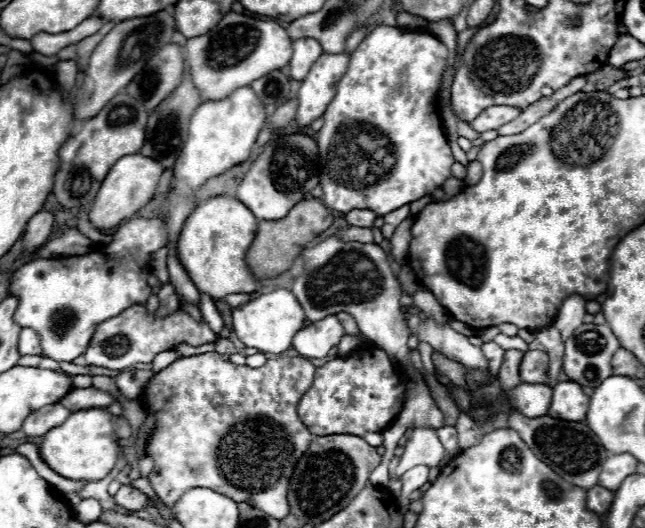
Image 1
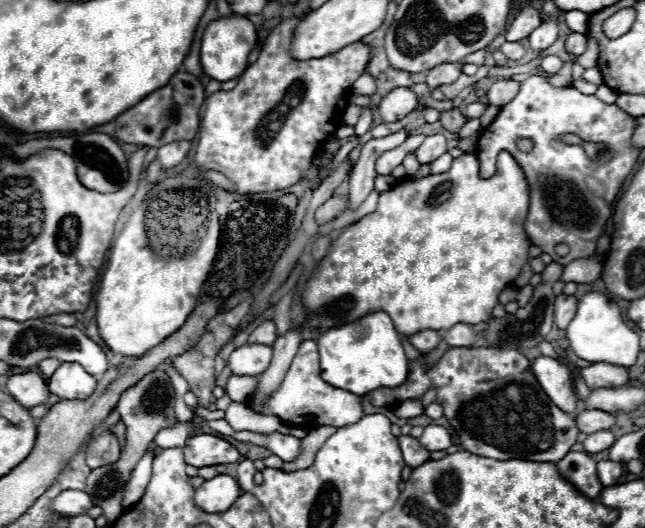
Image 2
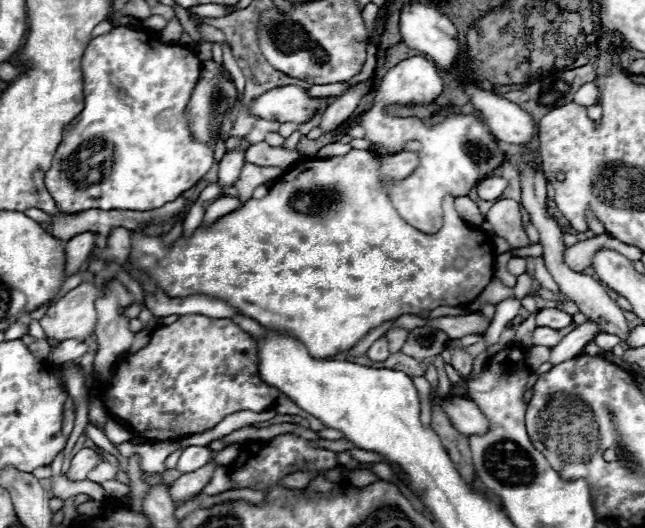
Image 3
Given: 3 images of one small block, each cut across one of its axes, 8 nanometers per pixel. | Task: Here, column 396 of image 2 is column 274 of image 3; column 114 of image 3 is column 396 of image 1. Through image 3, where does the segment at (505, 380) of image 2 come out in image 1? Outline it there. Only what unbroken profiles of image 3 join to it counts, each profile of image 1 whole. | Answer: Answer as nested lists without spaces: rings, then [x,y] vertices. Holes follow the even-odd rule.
[[[358,350],[348,358],[334,358],[316,368],[314,384],[300,400],[298,414],[314,436],[382,432],[402,410],[406,386],[400,380],[398,368],[384,350]]]

